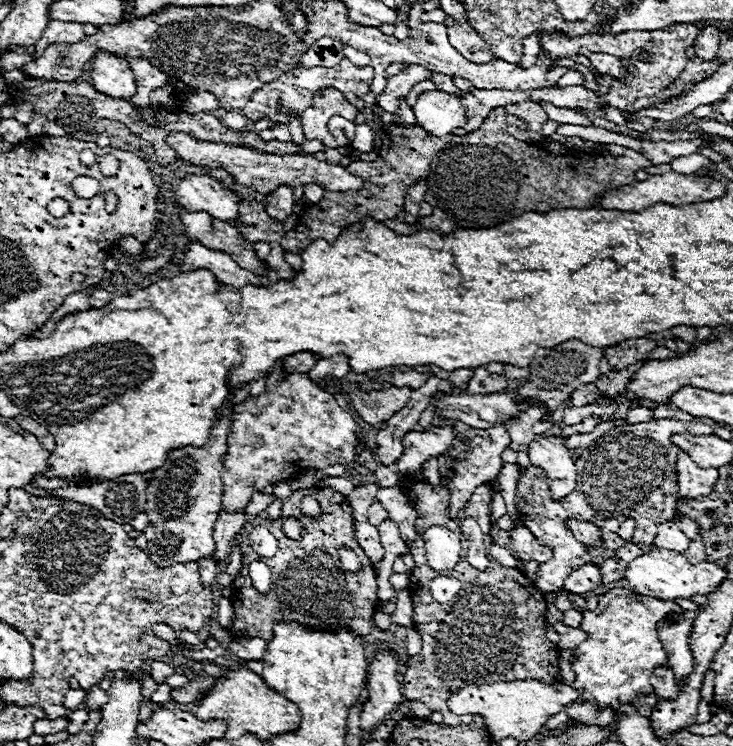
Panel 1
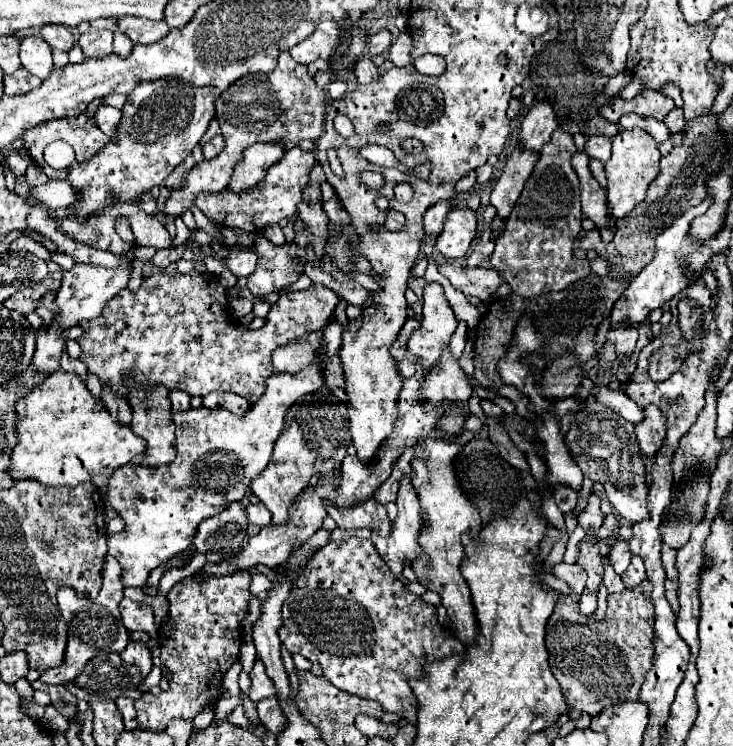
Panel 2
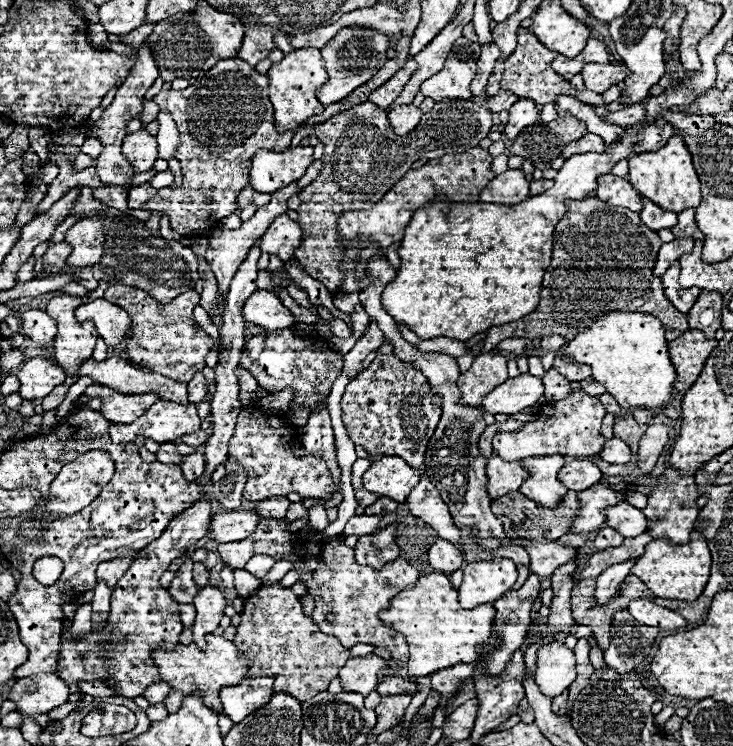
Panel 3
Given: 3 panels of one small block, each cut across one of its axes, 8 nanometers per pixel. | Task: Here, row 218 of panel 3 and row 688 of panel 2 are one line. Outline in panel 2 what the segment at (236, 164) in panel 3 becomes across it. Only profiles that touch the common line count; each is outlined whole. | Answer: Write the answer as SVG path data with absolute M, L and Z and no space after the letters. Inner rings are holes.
M250 572L208 580L208 584L196 584L190 576L166 594L170 610L160 630L160 662L172 672L172 680L166 692L158 696L144 692L142 698L134 702L140 728L164 730L172 718L194 718L204 708L216 706L222 696L222 678L238 658L240 622L246 616L250 580Z

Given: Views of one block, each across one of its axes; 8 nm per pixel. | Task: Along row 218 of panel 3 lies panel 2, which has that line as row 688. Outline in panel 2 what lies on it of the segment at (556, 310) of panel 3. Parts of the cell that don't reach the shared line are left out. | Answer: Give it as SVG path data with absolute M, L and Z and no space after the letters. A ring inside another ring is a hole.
M644 580L636 588L624 588L622 592L608 594L607 601L611 601L611 604L608 604L604 616L608 616L608 612L622 612L624 608L620 628L606 626L594 616L582 616L580 608L574 606L574 598L560 596L558 606L550 616L546 628L546 648L550 654L552 674L558 678L562 692L572 694L572 700L566 700L570 710L582 710L590 716L598 716L606 706L638 700L640 686L646 678L646 672L652 668L654 656L652 638L656 614L654 604L650 600L650 592L652 584ZM618 603L622 604L622 608L616 608Z

